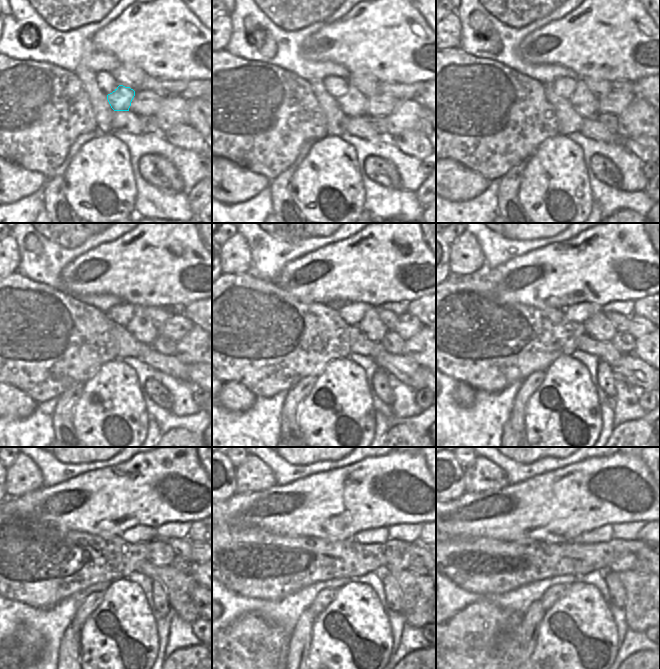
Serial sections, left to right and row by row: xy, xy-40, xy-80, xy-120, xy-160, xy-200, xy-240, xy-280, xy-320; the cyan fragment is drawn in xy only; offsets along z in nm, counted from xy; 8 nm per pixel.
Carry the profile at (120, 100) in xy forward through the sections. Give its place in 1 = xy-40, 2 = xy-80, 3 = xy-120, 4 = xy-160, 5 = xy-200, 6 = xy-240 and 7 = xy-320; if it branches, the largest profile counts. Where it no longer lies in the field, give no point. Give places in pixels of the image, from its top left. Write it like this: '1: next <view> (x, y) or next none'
1: next xy-40 (353, 103)
2: next xy-80 (583, 101)
3: next xy-120 (141, 327)
4: next xy-160 (371, 326)
5: next xy-200 (598, 327)
6: next xy-240 (160, 554)
7: next xy-320 (626, 563)

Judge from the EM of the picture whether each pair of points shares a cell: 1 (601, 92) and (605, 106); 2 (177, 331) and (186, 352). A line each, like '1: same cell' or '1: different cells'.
1: different cells
2: different cells

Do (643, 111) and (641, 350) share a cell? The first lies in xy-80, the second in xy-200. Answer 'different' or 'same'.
same

